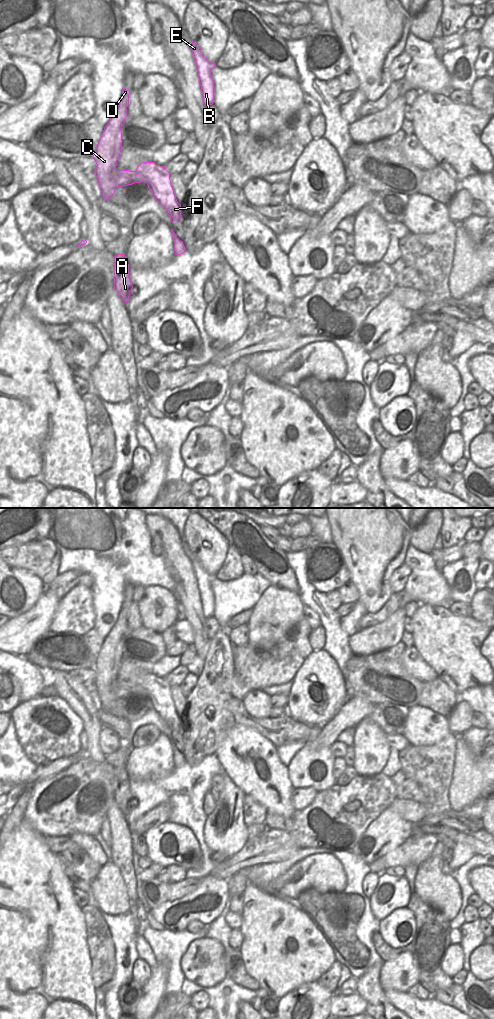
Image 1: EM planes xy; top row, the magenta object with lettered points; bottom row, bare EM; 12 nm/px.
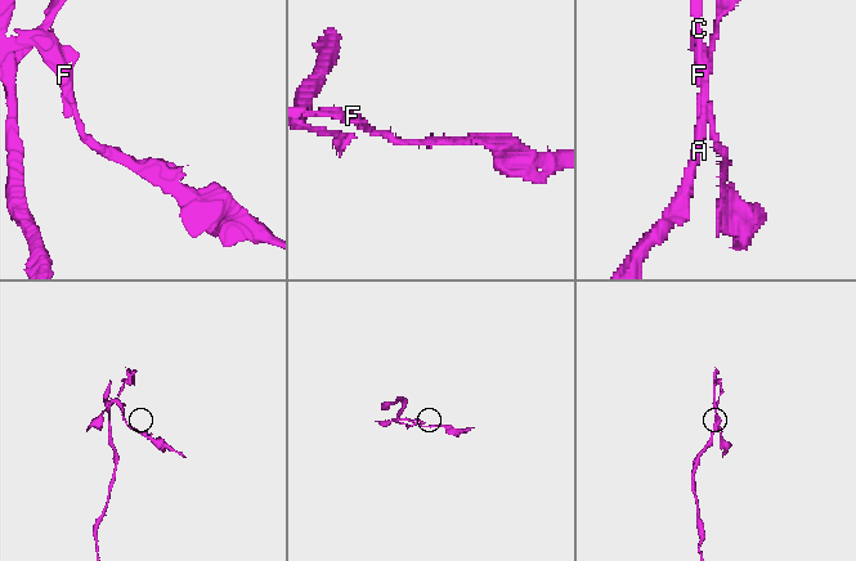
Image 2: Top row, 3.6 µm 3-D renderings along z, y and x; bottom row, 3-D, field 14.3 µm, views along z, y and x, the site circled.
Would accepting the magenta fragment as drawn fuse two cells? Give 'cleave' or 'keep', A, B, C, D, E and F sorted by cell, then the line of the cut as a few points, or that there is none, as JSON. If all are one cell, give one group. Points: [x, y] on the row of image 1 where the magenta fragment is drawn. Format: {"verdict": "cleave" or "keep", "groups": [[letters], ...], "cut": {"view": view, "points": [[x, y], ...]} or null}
{"verdict": "cleave", "groups": [["A", "B", "C", "D", "E"], ["F"]], "cut": {"view": "xy", "points": [[131, 175], [146, 179]]}}

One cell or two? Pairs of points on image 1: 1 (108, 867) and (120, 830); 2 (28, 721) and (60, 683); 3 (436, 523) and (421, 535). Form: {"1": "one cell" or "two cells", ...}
{"1": "two cells", "2": "two cells", "3": "one cell"}

